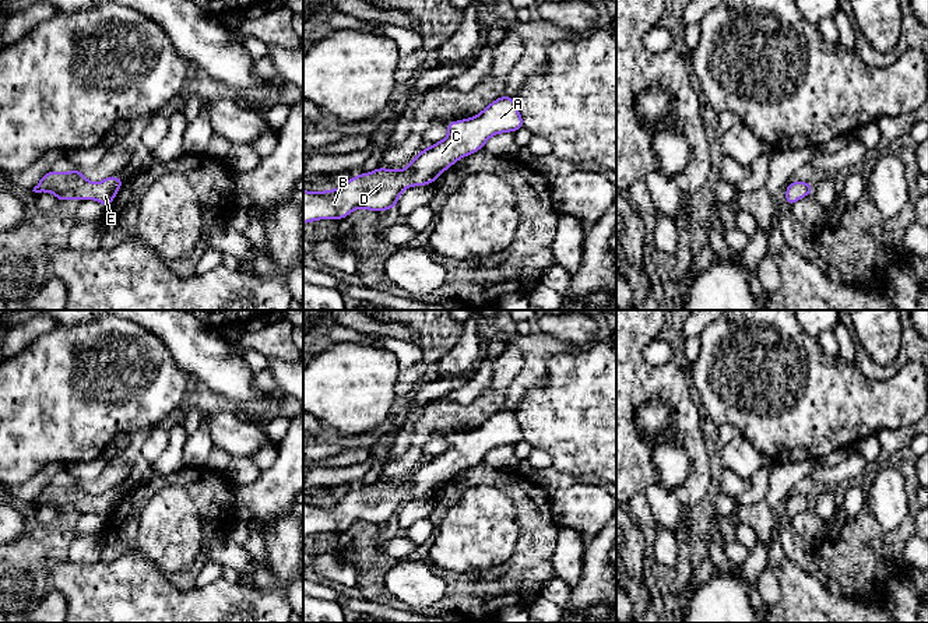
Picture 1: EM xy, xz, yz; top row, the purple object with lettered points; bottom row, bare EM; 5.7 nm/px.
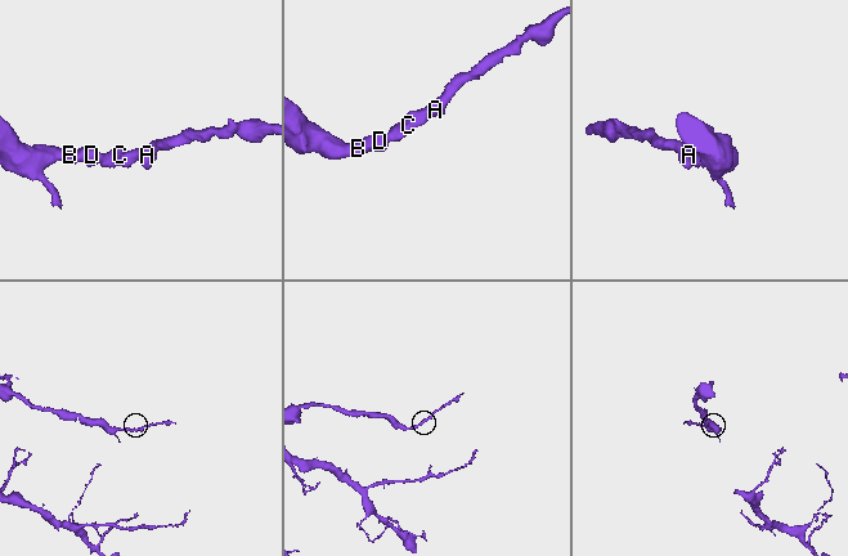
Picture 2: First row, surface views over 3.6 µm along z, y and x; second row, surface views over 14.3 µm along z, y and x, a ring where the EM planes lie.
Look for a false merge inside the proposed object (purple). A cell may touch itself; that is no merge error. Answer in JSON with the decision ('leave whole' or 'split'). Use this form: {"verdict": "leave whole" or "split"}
{"verdict": "leave whole"}

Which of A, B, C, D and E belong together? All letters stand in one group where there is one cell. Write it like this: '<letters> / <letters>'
A B C D E

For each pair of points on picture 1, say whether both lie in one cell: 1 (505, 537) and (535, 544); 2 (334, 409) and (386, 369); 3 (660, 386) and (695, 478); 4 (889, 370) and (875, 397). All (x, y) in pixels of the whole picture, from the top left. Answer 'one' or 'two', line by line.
1: two
2: one
3: one
4: two

